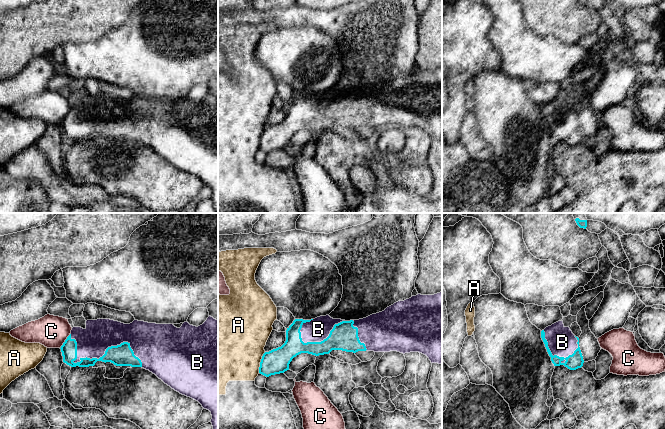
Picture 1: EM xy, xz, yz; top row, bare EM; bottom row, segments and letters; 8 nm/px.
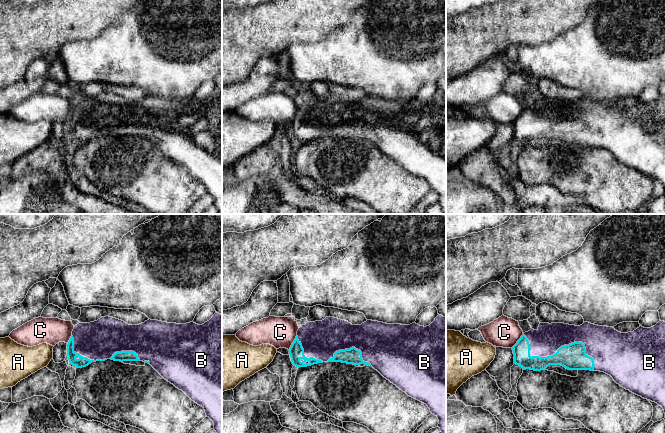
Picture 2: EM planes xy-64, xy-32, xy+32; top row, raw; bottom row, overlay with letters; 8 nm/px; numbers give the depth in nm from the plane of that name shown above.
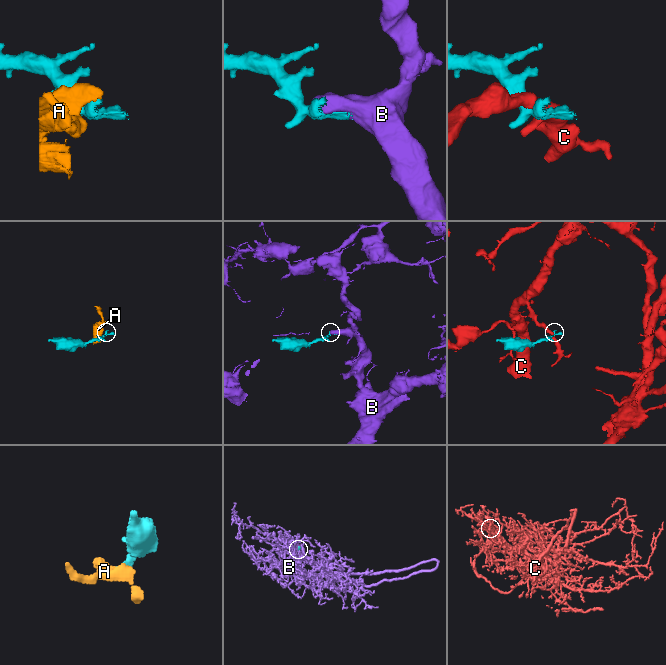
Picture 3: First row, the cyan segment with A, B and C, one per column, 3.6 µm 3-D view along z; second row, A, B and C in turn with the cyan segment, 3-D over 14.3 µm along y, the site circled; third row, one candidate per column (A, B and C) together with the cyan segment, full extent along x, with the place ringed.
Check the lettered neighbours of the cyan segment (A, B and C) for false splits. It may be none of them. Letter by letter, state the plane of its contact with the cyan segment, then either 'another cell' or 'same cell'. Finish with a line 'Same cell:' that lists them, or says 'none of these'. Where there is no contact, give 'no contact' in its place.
A: xz | another cell
B: xy | same cell
C: xy | another cell
Same cell: B

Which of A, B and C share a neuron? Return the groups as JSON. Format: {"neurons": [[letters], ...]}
{"neurons": [["A"], ["B"], ["C"]]}

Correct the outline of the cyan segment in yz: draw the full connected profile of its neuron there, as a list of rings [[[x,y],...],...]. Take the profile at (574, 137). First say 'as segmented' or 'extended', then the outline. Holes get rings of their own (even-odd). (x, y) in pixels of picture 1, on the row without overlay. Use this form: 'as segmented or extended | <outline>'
extended | [[[558,97],[541,107],[541,114],[554,142],[564,141],[570,146],[583,142],[584,136],[579,123],[579,114],[563,97]]]

